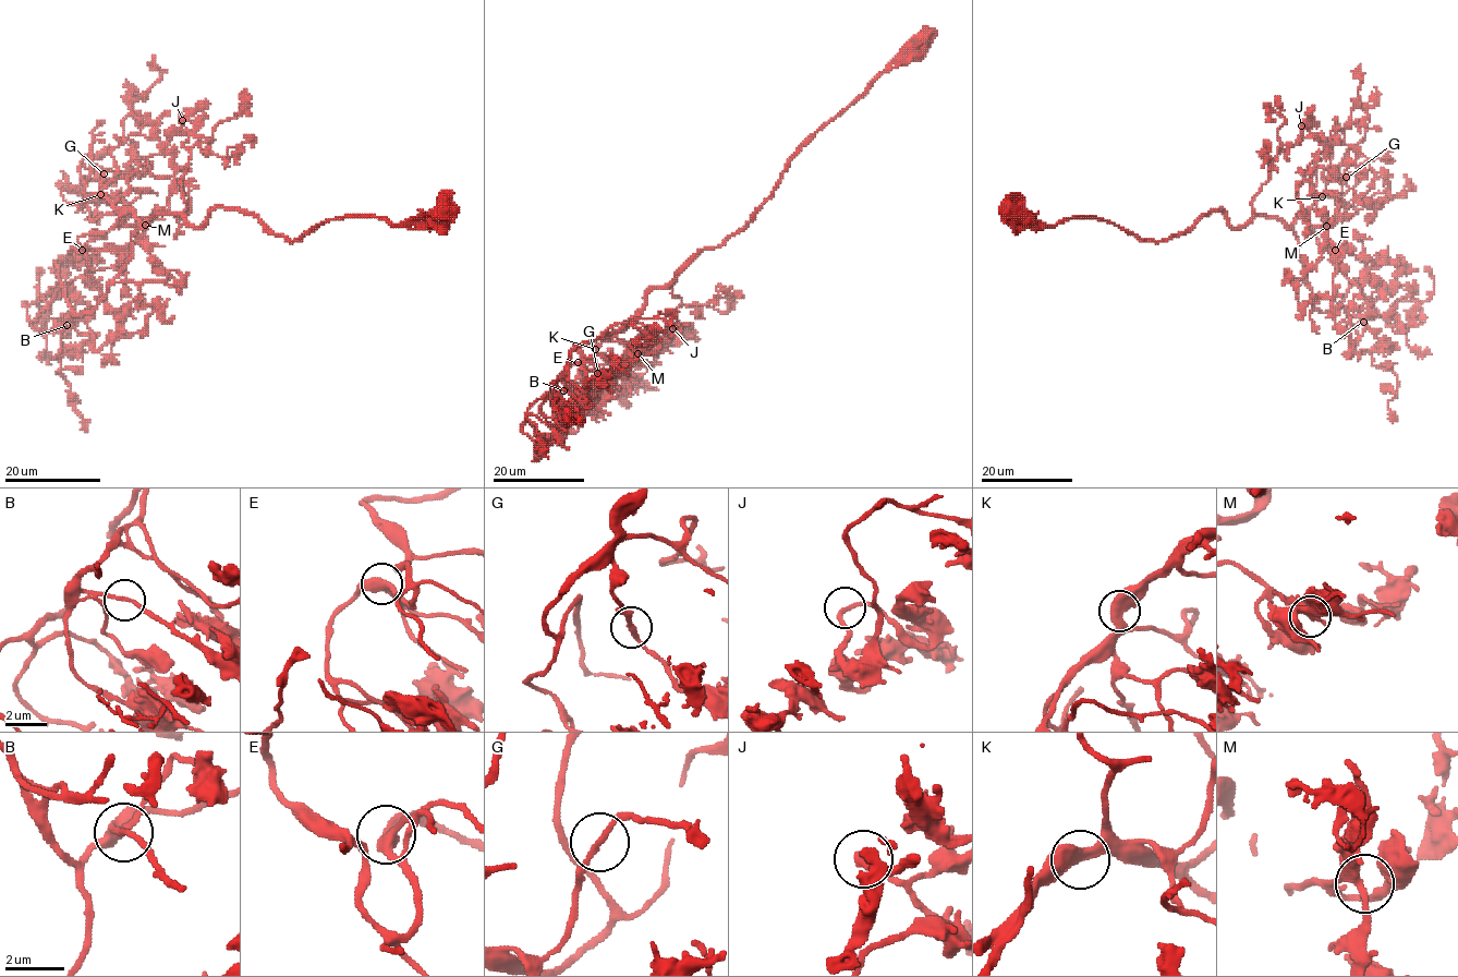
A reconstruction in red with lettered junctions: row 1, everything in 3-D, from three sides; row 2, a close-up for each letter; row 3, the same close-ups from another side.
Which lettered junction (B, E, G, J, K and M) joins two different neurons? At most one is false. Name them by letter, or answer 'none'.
none

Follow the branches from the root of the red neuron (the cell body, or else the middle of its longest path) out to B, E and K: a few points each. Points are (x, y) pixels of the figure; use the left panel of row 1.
B: (447, 212), (344, 215), (294, 240), (229, 208), (202, 226), (155, 214), (68, 325)
E: (447, 212), (344, 215), (294, 240), (229, 208), (202, 226), (128, 212), (79, 238), (89, 267), (82, 250)
K: (447, 212), (399, 224), (344, 215), (287, 240), (229, 208), (202, 226), (181, 214), (142, 225), (100, 194)

